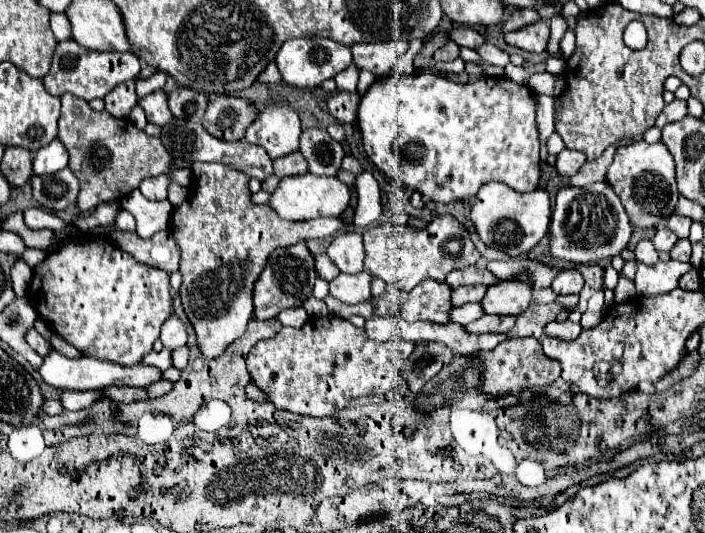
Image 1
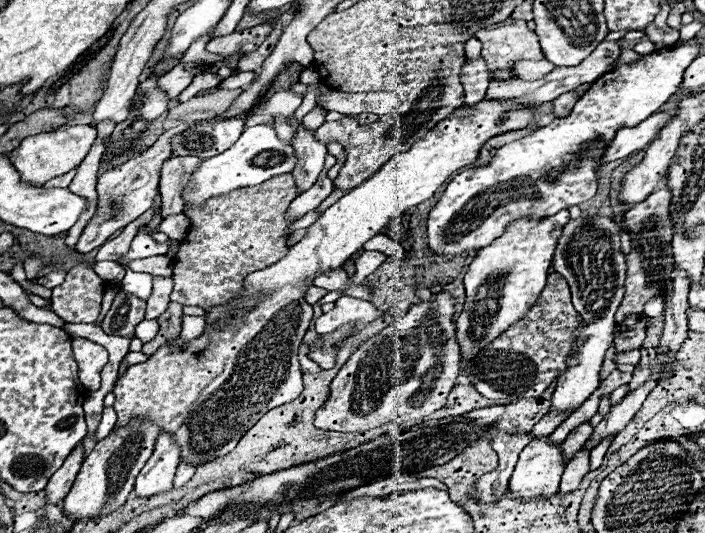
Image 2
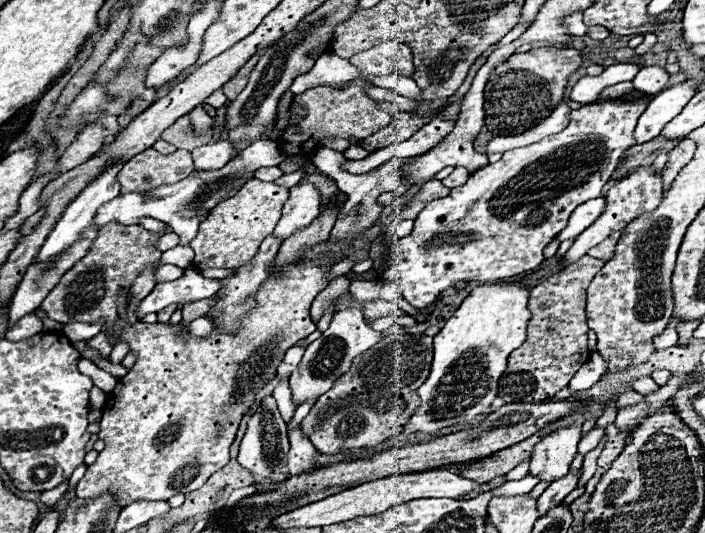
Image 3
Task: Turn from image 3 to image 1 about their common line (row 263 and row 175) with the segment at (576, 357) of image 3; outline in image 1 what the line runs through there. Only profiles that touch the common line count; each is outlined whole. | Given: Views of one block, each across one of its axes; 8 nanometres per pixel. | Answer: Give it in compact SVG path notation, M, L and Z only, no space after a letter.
M614 144L608 148L608 152L604 152L598 160L594 162L586 162L582 166L582 170L570 178L570 186L586 186L586 184L592 184L592 182L598 182L606 176L606 170L608 166L612 164L612 156L616 152L616 148L620 148L620 144Z

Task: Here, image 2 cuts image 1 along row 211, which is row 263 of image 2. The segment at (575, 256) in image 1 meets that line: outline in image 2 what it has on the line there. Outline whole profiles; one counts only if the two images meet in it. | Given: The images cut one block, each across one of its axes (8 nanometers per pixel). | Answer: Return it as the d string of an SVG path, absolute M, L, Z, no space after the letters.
M606 216L578 218L568 222L556 246L556 254L552 260L554 270L568 280L574 308L586 320L586 326L578 330L580 350L572 358L572 362L568 362L568 370L558 378L550 412L566 412L566 410L580 408L600 384L598 372L600 372L604 354L614 340L616 306L620 306L624 298L626 262L624 262L624 254L620 252L618 234L620 234L620 226L612 218L606 218Z

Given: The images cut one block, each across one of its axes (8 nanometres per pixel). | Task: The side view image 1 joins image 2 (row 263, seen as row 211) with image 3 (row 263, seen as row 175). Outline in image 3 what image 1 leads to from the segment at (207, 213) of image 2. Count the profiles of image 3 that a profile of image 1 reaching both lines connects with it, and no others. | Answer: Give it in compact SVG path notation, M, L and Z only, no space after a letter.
M248 180L240 192L218 206L214 206L212 214L200 224L198 234L190 240L190 248L196 252L194 266L198 270L204 268L232 268L242 266L252 260L252 254L260 248L260 242L274 232L276 222L280 220L280 210L288 200L288 190L276 186L274 182Z

